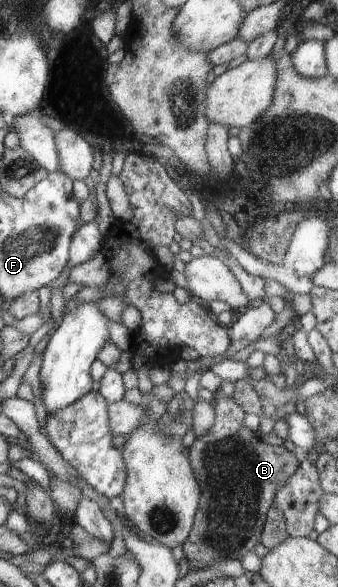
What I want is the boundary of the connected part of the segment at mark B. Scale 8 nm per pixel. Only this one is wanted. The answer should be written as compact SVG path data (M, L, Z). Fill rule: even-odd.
M222 391L215 392L213 403L216 413L215 423L207 435L196 438L191 445L191 467L201 486L201 499L197 508L193 529L183 545L184 561L190 565L189 570L207 569L216 560L241 561L249 551L254 551L260 543L262 529L266 525L266 515L274 505L278 489L298 468L300 455L289 452L284 446L267 445L253 431L243 427L245 410L231 397L225 397Z

